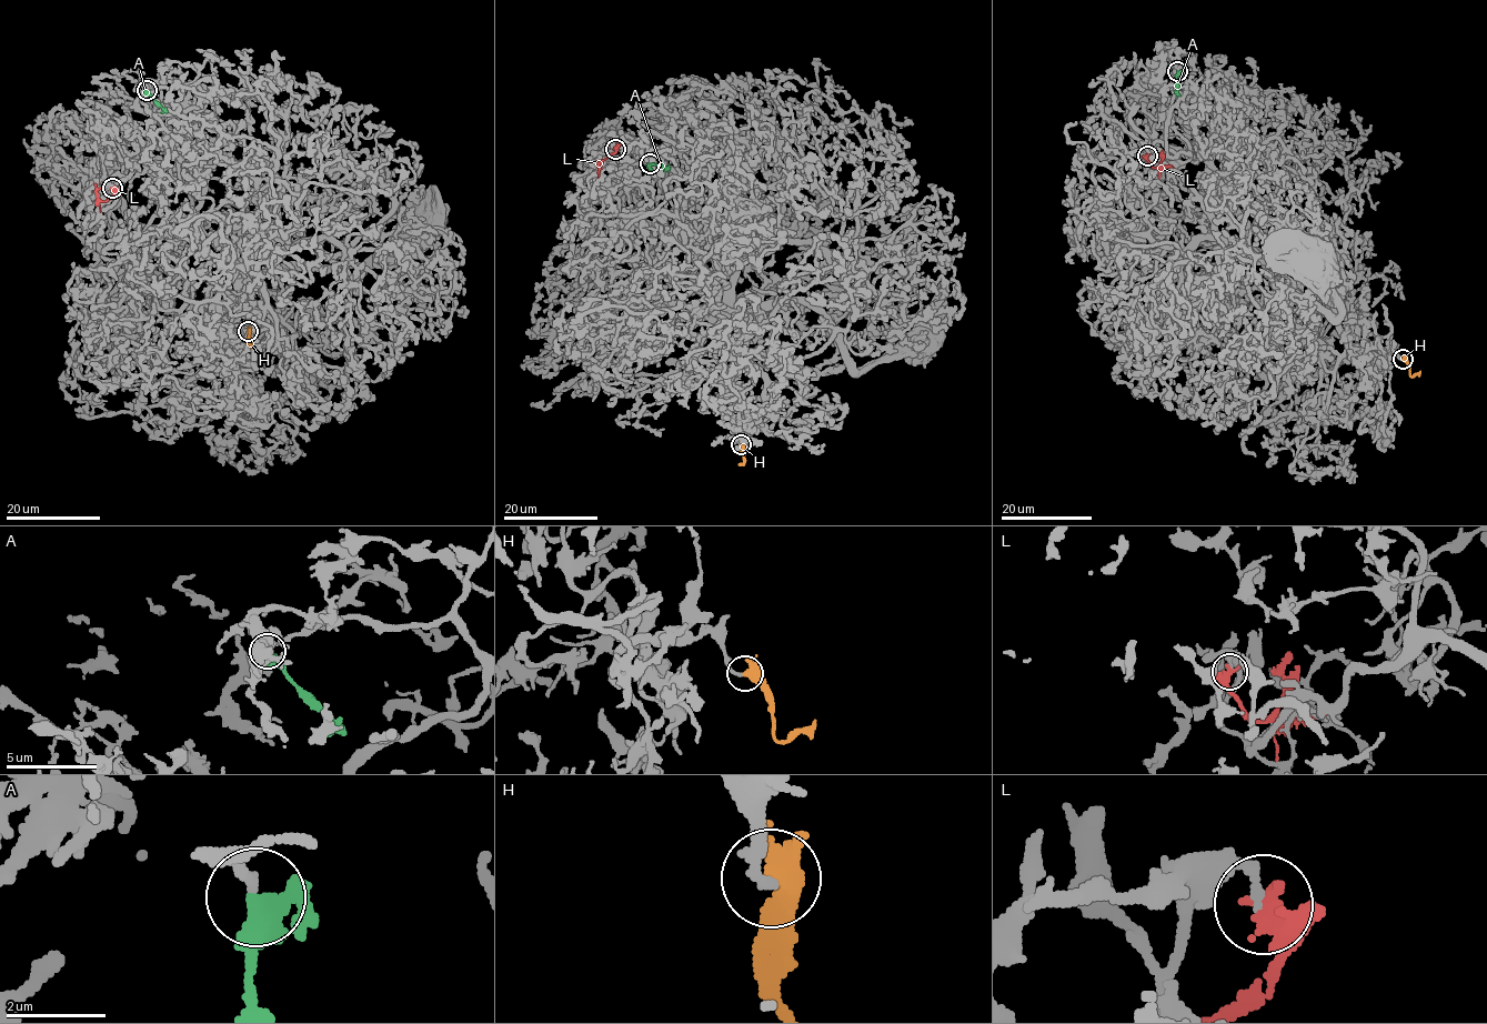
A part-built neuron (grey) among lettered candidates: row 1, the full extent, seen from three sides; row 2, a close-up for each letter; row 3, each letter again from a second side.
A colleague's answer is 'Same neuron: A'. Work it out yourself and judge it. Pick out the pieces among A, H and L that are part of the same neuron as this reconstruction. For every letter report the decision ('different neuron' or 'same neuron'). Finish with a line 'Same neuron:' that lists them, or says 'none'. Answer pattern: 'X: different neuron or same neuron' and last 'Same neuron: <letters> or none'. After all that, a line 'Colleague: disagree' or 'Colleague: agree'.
A: same neuron
H: same neuron
L: different neuron
Same neuron: A, H
Colleague: disagree

